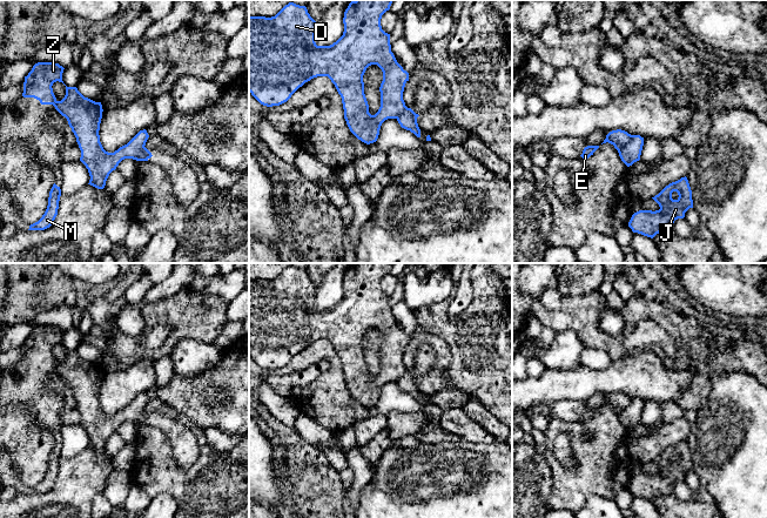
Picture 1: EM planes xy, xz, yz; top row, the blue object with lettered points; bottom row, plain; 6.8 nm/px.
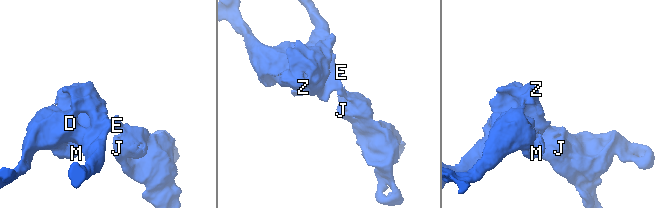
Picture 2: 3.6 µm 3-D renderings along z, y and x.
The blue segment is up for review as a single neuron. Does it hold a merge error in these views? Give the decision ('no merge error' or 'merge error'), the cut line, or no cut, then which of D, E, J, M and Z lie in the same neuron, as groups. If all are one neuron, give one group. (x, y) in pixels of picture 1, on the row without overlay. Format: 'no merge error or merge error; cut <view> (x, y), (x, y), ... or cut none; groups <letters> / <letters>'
merge error; cut yz (631, 398), (631, 402), (619, 416); groups D E M Z / J

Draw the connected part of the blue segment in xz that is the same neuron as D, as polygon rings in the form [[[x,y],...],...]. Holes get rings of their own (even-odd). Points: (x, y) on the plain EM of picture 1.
[[[351,264],[344,275],[343,298],[330,309],[316,308],[316,284],[305,269],[289,265],[275,280],[249,280],[249,355],[263,369],[280,369],[305,345],[328,339],[342,361],[350,395],[366,408],[376,405],[382,386],[397,382],[406,371],[403,355],[409,336],[397,325],[391,315],[390,297],[381,289],[382,278],[390,273],[392,264]],[[371,328],[377,328],[383,335],[381,370],[375,378],[369,376],[363,345],[363,338]]]

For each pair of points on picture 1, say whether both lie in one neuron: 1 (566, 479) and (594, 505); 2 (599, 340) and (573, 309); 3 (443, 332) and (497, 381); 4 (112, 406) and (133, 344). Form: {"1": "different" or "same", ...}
{"1": "different", "2": "same", "3": "same", "4": "different"}

